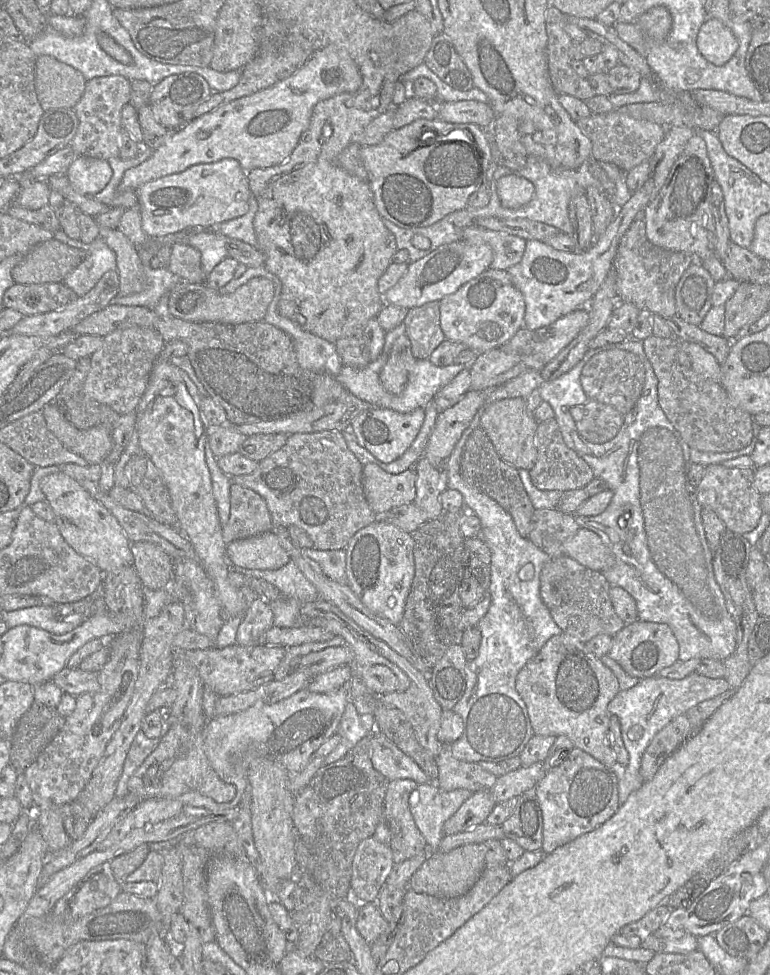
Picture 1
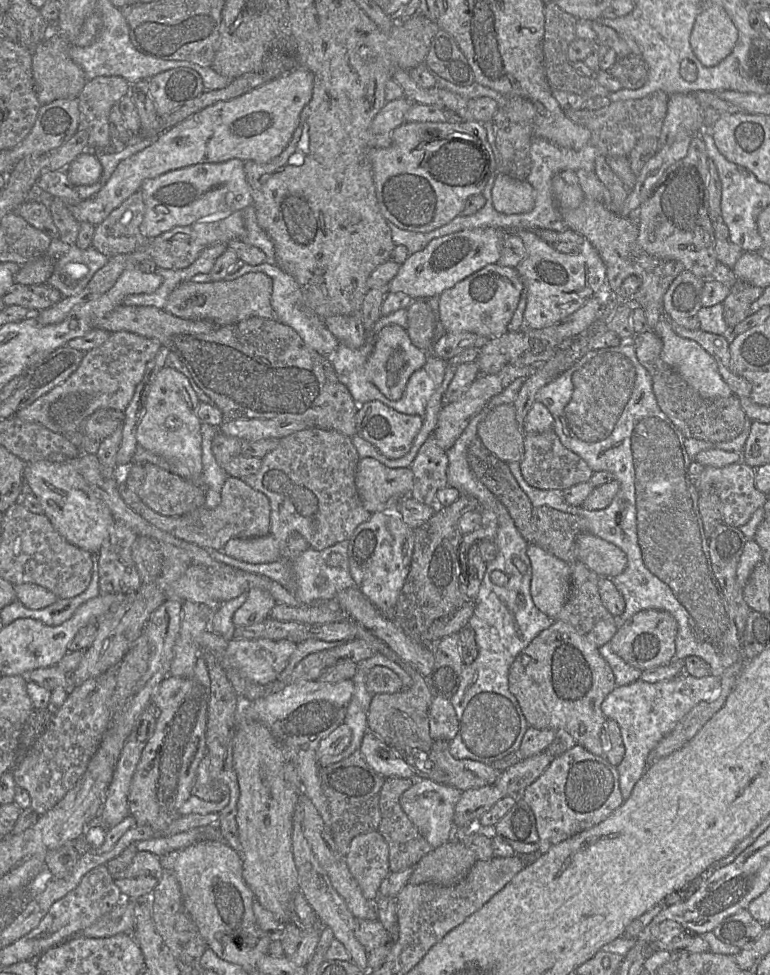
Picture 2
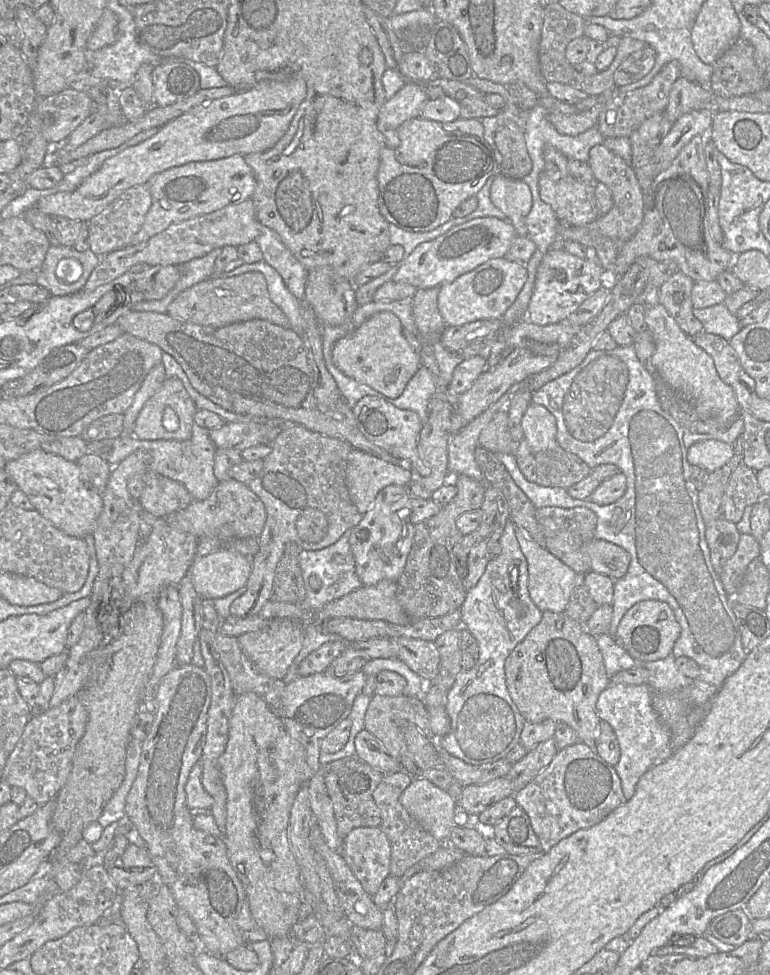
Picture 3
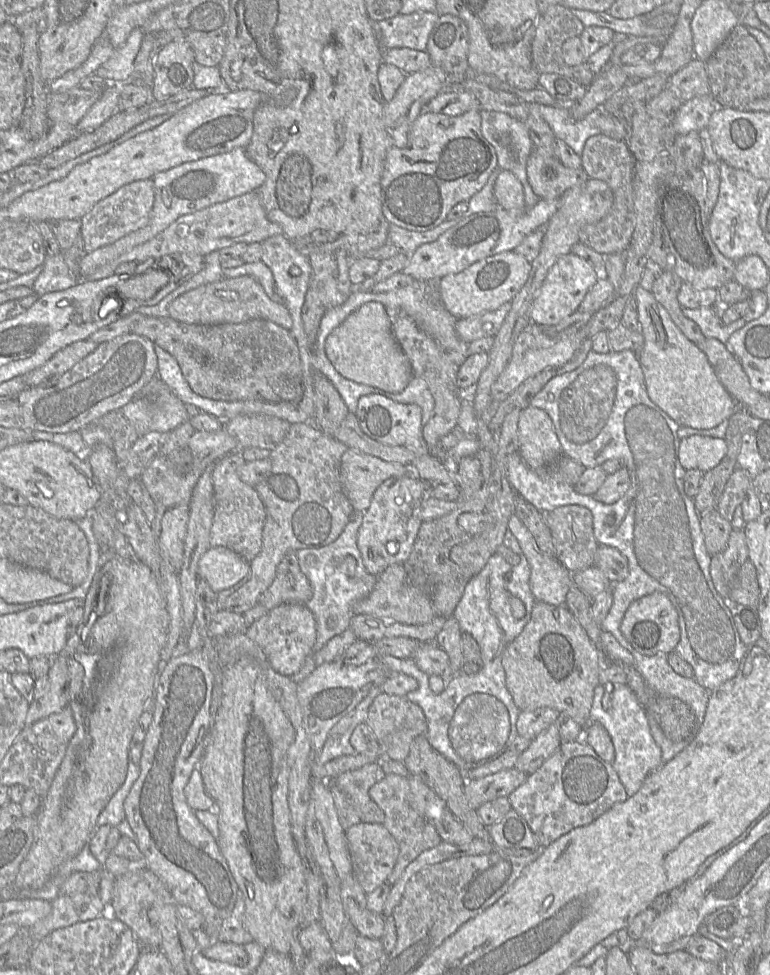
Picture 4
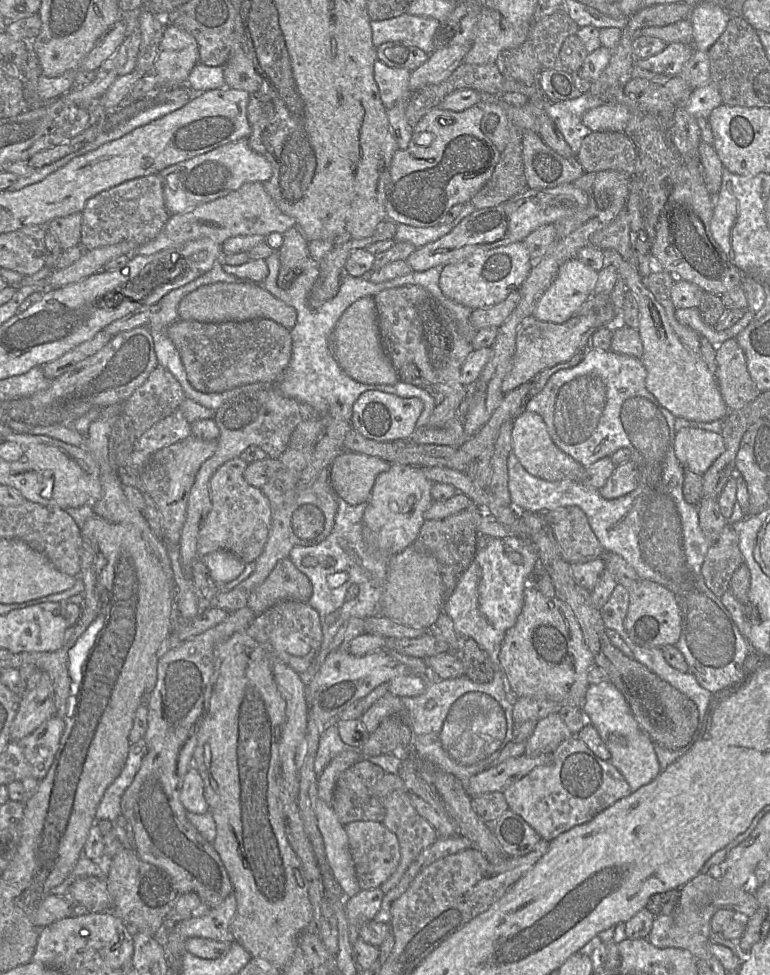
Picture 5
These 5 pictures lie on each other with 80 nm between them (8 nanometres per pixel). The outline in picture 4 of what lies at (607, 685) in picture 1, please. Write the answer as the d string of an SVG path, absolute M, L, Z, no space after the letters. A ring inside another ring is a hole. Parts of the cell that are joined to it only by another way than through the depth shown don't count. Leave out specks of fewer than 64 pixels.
M538 601L533 605L529 622L502 654L506 687L520 711L532 711L542 707L553 708L559 713L569 715L583 728L591 722L590 710L594 689L599 685L599 672L605 661L603 653L593 645L565 605L552 606Z

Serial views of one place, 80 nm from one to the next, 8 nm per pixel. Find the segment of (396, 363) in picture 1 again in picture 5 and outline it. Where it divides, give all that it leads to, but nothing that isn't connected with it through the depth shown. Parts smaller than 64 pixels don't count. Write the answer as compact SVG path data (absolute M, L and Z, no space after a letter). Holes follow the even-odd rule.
M373 297L358 299L344 311L329 337L329 345L340 368L355 381L373 385L391 385L399 381L397 371L381 345Z

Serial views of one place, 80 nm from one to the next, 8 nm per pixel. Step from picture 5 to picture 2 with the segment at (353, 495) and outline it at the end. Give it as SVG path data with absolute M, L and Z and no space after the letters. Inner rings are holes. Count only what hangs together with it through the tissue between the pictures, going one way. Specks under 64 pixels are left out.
M360 458L355 483L363 506L371 514L382 511L391 498L410 496L414 474L409 468L392 469L374 458Z

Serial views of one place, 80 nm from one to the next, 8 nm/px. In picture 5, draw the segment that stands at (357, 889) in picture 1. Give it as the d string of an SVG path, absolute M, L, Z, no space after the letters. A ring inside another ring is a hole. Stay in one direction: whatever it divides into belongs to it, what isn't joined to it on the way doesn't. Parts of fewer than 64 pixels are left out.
M354 821L345 826L351 856L361 890L380 887L396 870L400 858L400 845L397 836L382 822Z

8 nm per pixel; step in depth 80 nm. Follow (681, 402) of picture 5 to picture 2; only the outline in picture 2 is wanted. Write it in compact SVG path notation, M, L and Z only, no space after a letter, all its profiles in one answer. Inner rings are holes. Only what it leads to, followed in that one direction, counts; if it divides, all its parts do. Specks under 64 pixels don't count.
M663 314L654 331L662 340L662 360L674 369L682 378L705 399L726 398L733 395L729 385L723 380L715 359L697 342L683 338L675 333L671 321Z

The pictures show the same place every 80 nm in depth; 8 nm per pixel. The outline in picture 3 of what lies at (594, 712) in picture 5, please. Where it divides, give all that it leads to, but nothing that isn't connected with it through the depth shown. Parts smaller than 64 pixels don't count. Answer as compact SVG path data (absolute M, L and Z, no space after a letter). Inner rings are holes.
M609 684L599 695L595 712L613 728L620 746L620 759L614 768L620 777L626 800L632 798L641 776L653 765L667 759L674 751L668 727L652 705L655 693L648 684Z

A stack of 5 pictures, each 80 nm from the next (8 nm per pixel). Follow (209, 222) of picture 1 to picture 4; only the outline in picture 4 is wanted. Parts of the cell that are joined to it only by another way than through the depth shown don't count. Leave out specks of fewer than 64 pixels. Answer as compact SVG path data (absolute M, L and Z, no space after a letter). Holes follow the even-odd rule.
M238 147L230 152L183 163L155 174L152 179L155 186L155 199L148 224L81 258L79 260L81 280L84 280L99 267L130 251L135 246L155 237L179 217L213 204L225 202L245 193L256 191L265 182L266 176L260 167L247 157L246 149Z

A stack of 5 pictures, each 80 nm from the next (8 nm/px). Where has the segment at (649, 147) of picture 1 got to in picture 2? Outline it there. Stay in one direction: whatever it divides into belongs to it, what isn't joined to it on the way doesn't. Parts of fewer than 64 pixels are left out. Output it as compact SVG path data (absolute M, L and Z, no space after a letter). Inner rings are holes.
M656 91L644 98L611 101L600 109L567 109L565 114L573 122L586 127L590 131L590 144L597 148L600 155L626 156L630 154L641 138L658 138L667 112L669 95Z

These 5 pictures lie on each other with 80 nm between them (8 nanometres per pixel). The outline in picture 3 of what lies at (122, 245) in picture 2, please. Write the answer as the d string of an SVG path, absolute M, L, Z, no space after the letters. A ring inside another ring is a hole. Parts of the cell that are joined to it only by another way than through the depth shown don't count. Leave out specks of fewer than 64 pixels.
M148 182L125 190L114 202L86 223L89 229L89 249L102 257L129 246L133 236L140 230L151 204L152 196Z

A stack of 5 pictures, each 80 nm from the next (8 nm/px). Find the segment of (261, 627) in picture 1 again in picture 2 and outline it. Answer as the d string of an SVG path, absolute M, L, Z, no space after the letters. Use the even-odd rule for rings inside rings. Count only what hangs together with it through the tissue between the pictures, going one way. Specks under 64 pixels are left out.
M250 587L247 594L246 601L233 615L236 627L250 626L266 620L276 605L272 595L265 590Z

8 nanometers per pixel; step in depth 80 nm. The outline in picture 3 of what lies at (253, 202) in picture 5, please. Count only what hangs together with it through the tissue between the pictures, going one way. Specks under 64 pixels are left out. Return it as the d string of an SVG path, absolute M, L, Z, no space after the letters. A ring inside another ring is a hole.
M246 199L240 203L229 204L209 214L172 223L162 232L137 245L129 245L101 257L100 263L89 276L82 291L91 292L97 287L113 282L130 271L138 263L151 266L181 265L192 259L202 257L216 248L240 246L256 239L263 225L256 217L253 200Z

